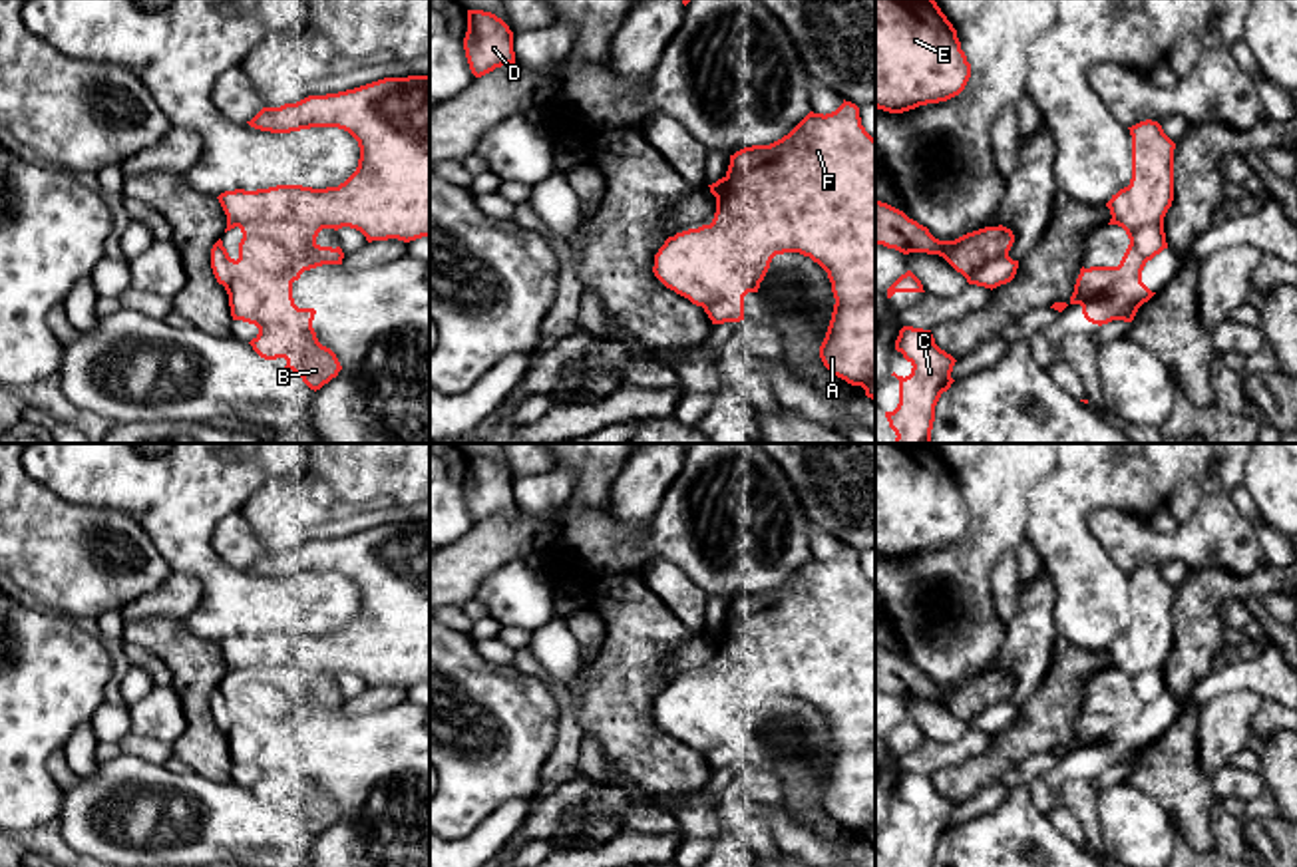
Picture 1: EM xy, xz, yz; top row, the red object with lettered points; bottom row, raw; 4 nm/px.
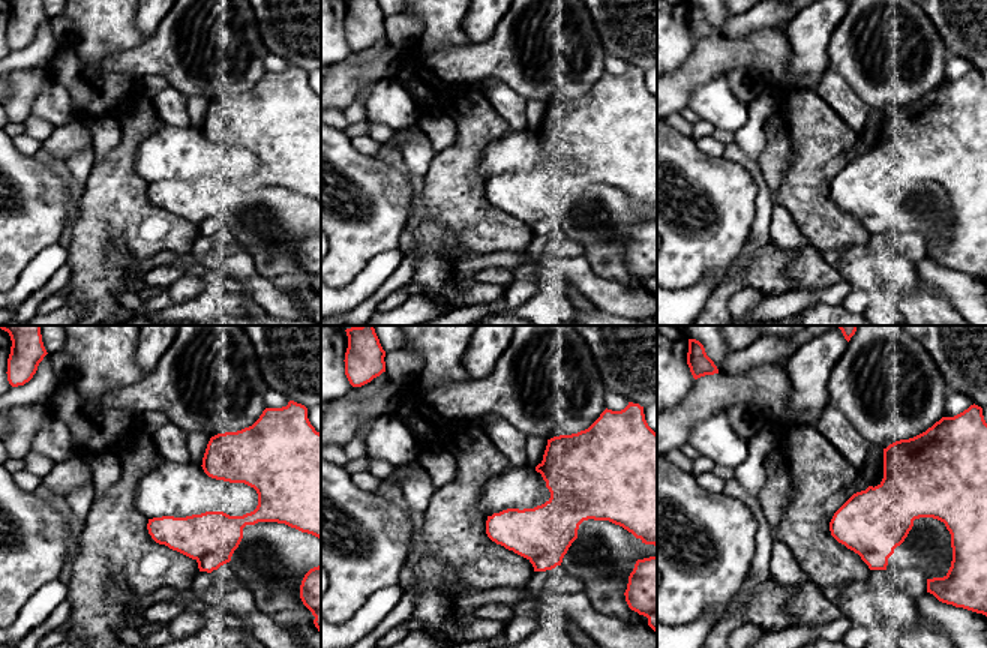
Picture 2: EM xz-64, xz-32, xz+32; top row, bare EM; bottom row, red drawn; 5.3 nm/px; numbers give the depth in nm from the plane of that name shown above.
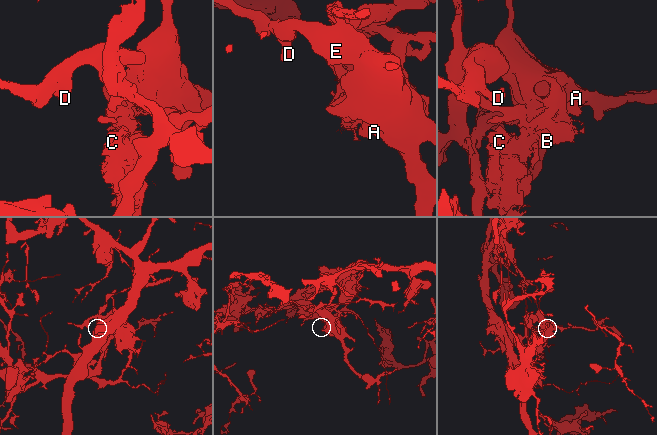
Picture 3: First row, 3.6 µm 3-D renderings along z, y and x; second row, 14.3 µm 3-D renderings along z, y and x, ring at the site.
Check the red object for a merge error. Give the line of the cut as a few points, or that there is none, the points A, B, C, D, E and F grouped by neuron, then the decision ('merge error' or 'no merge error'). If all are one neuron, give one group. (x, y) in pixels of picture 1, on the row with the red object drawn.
no cut; A B C D E F; no merge error

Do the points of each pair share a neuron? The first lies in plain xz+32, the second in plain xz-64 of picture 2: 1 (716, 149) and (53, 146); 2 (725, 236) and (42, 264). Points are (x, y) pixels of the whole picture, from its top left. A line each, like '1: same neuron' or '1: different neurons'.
1: different neurons
2: different neurons

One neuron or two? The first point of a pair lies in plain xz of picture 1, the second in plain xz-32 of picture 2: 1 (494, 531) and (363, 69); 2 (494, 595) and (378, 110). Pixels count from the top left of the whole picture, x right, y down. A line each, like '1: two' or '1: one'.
1: one
2: one

